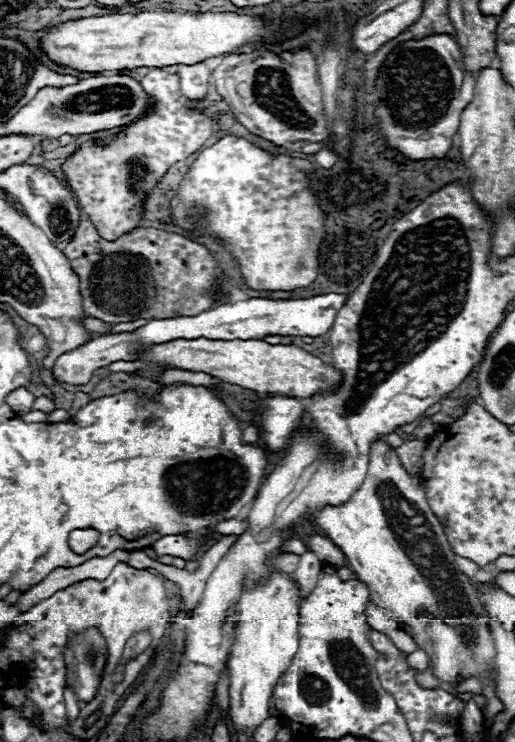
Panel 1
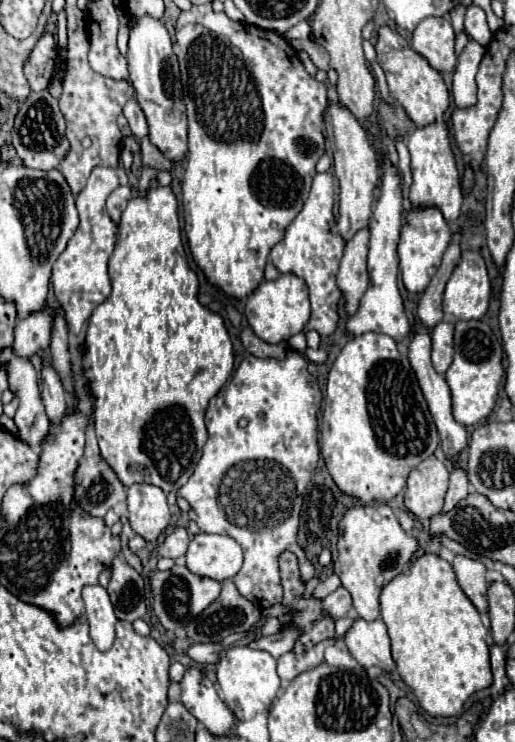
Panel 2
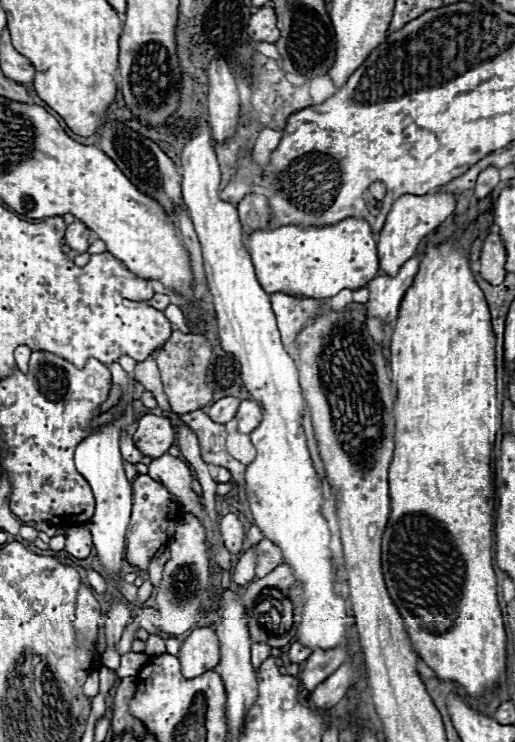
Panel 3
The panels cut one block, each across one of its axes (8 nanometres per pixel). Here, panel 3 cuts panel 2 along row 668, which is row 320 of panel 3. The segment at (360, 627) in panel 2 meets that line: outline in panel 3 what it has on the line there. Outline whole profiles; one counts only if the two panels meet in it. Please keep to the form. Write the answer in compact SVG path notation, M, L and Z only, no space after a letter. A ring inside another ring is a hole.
M422 250L408 262L404 262L396 276L376 276L372 282L366 284L370 290L370 300L366 304L368 318L380 318L382 322L394 322L398 318L400 302L410 284L414 284L414 276L420 268L420 258Z

